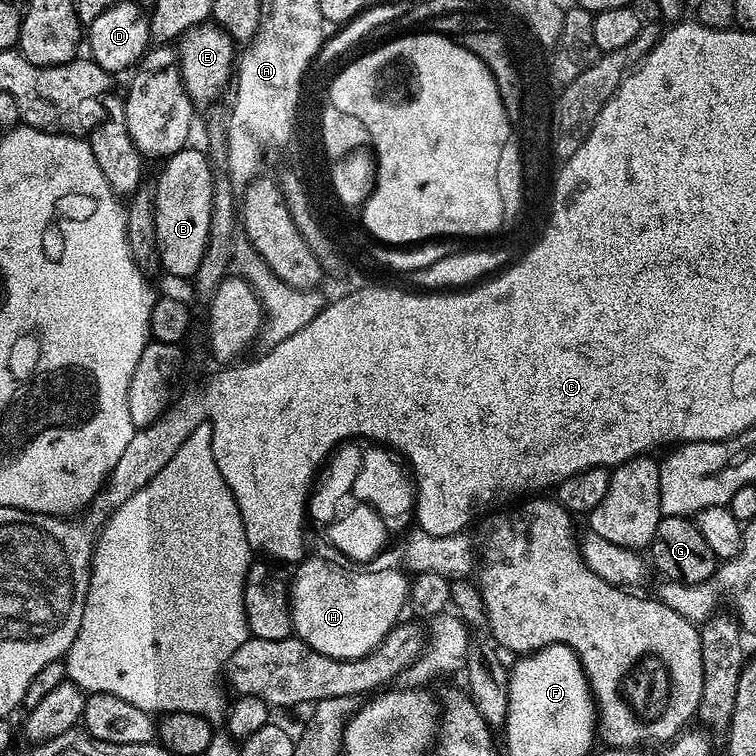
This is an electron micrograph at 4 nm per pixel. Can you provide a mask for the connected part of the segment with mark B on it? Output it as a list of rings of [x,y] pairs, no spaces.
[[[186,146],[181,152],[167,157],[163,161],[164,169],[160,172],[160,180],[156,185],[156,251],[158,264],[172,276],[195,277],[198,266],[202,262],[202,254],[208,245],[210,234],[210,214],[212,213],[212,185],[214,169],[205,153],[193,146]]]

